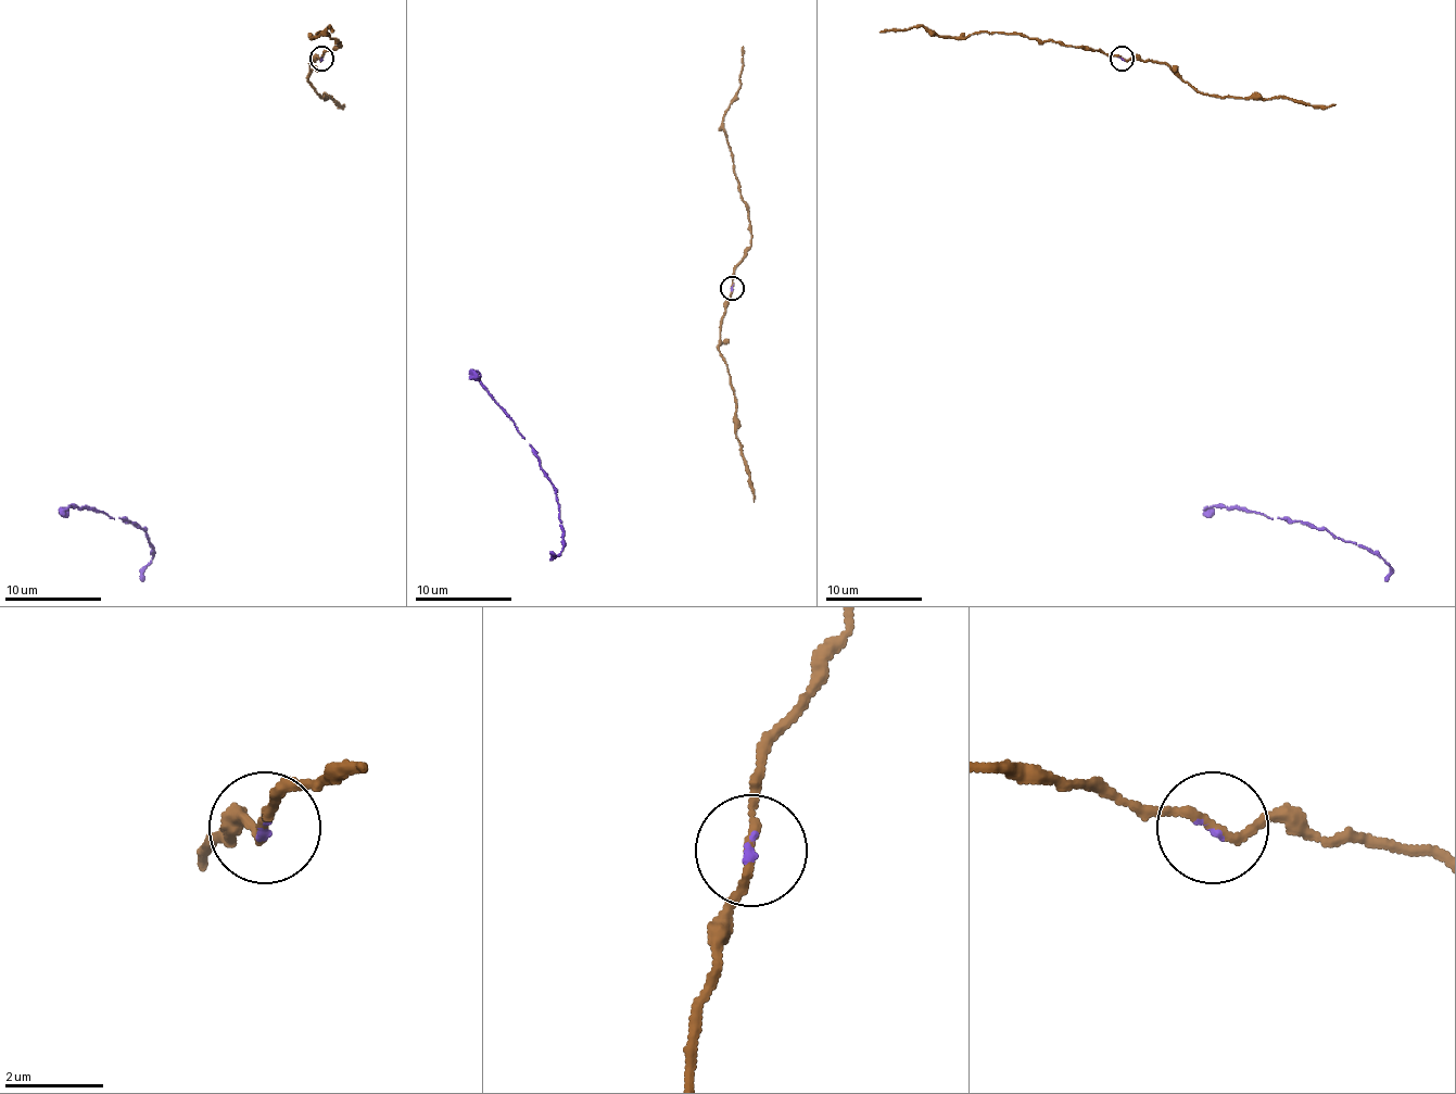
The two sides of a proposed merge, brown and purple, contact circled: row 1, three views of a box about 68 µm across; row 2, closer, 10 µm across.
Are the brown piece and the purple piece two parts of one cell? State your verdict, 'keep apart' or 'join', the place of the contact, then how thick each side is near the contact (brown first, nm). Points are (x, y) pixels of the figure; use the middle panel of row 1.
join; at (732, 288); 170 nm thick on the brown side, 80 nm on the other

